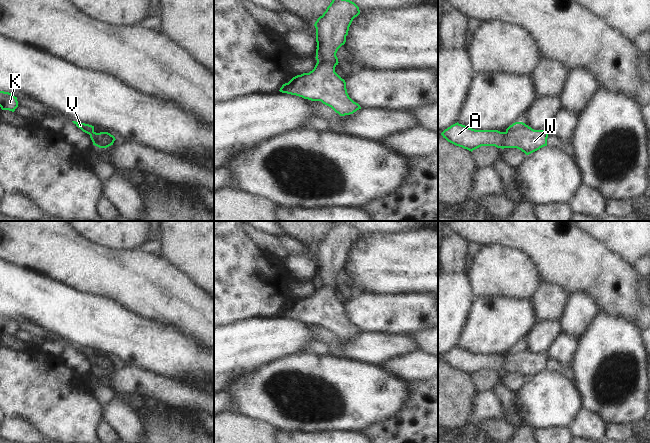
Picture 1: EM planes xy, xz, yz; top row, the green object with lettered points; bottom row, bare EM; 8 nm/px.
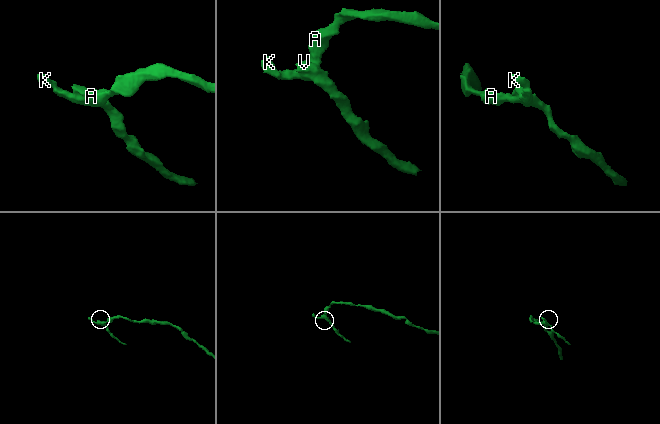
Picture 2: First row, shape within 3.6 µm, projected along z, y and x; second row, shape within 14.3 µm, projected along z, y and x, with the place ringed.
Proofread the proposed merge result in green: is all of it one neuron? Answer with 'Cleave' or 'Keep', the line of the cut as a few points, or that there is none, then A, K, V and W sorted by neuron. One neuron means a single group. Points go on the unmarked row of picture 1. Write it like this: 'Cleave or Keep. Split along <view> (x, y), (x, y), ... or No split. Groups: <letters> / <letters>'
Keep. No split. Groups: A K V W

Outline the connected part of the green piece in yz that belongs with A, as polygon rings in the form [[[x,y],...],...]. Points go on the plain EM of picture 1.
[[[458,346],[445,353],[441,359],[448,366],[473,375],[481,370],[517,372],[529,379],[547,370],[548,355],[534,354],[523,346],[515,346],[505,356],[475,354]]]

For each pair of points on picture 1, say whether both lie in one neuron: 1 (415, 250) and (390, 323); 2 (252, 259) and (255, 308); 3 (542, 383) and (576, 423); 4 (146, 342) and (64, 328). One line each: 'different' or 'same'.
1: same
2: same
3: same
4: same

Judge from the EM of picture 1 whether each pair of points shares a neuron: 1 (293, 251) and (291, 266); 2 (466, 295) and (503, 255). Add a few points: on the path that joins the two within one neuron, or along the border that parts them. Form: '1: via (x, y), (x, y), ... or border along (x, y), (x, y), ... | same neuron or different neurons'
1: border along (306, 250), (294, 258), (288, 255) | different neurons
2: border along (466, 274), (474, 297) | different neurons

